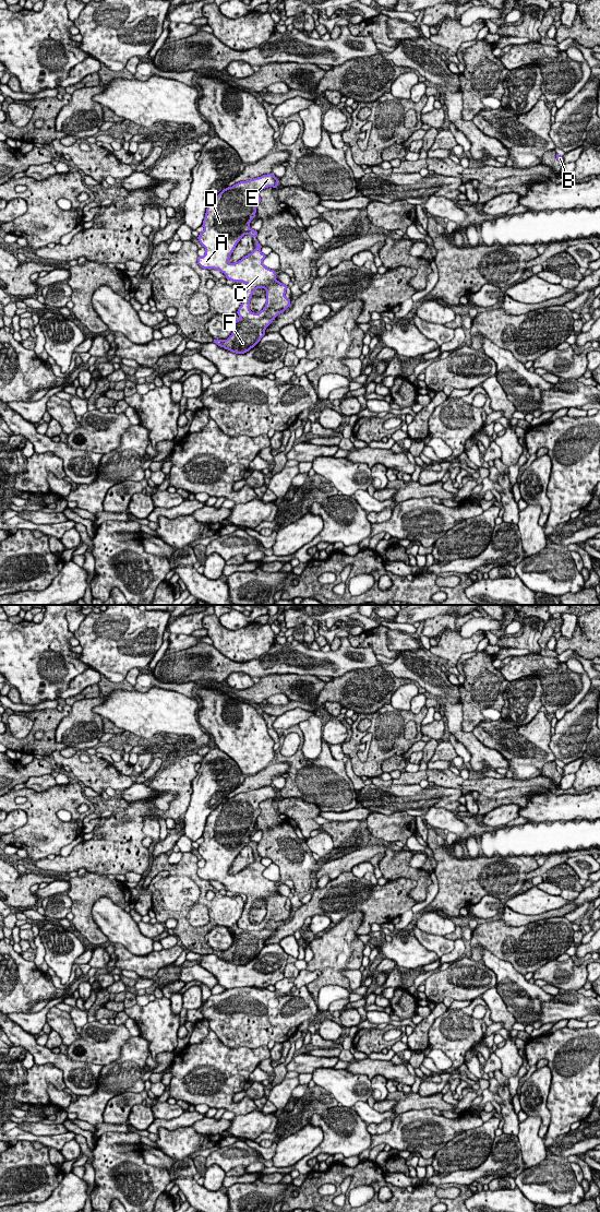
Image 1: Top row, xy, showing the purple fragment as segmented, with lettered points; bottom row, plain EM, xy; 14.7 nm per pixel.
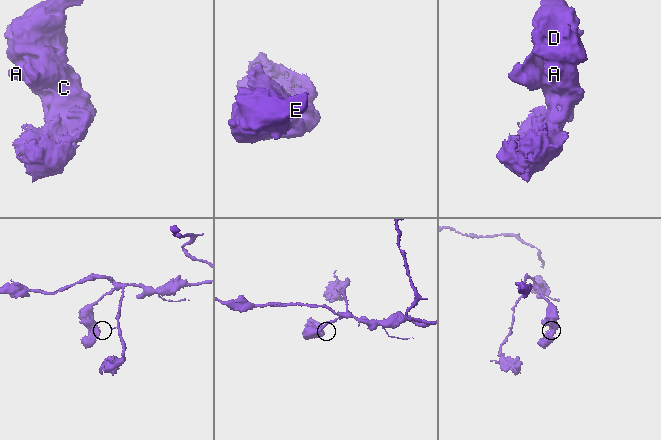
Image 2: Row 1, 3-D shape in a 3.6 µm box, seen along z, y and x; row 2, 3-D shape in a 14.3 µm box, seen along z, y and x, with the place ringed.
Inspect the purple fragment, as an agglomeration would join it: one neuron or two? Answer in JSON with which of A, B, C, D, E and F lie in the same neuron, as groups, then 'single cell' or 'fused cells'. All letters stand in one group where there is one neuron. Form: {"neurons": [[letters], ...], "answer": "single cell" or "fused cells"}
{"neurons": [["A", "B", "C", "D", "E"], ["F"]], "answer": "fused cells"}

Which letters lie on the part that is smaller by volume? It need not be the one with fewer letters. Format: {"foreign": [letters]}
{"foreign": ["F"]}

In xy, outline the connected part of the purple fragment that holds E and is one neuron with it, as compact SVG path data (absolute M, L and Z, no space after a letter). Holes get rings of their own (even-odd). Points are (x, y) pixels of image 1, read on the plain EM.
M273 785L263 786L224 800L207 817L203 832L204 842L197 851L205 859L205 866L197 869L203 880L219 881L227 891L247 896L243 912L237 925L247 931L263 930L269 920L286 922L291 918L285 905L287 896L276 891L276 883L263 876L265 866L256 852L256 859L235 875L229 870L237 855L244 846L256 848L257 843L250 839L261 813L260 803L277 799L278 791ZM257 900L266 902L265 918L254 925L250 922L250 912Z

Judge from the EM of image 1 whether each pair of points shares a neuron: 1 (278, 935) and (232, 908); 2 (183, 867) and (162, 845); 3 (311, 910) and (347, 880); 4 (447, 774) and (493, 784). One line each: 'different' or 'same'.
1: different
2: different
3: same
4: same

